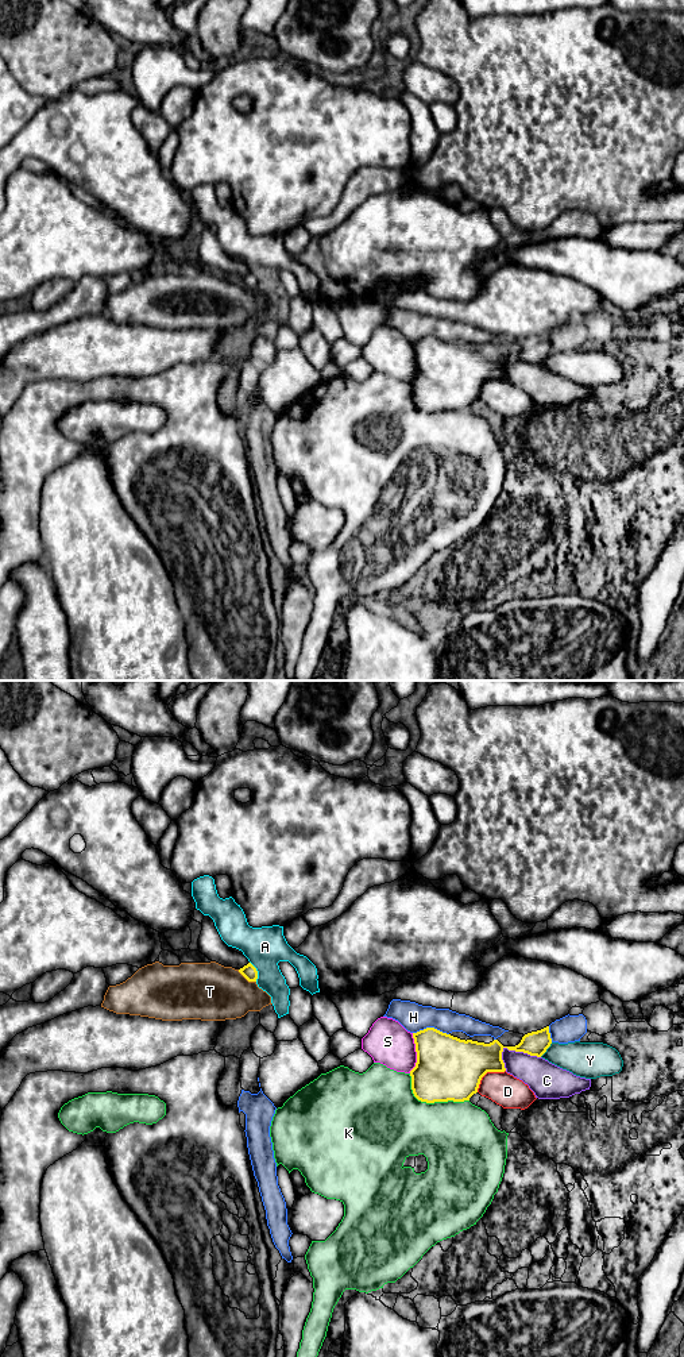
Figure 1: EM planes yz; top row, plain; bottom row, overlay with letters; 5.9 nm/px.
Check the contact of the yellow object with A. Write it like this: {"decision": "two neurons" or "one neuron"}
{"decision": "two neurons"}

